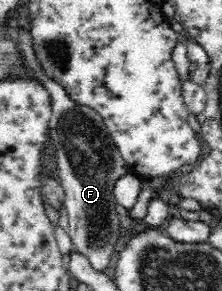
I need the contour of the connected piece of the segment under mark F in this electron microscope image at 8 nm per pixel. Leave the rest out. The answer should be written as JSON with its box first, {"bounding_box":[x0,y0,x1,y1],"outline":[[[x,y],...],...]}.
{"bounding_box":[19,31,131,272],"outline":[[[20,31],[19,40],[19,48],[27,57],[29,72],[47,88],[51,99],[49,137],[53,158],[57,161],[59,182],[65,192],[64,206],[69,224],[67,235],[77,254],[85,256],[93,269],[102,272],[111,262],[115,245],[123,233],[114,185],[120,177],[131,173],[130,167],[114,145],[101,115],[90,107],[71,100],[63,87],[37,66],[31,34]]]}

